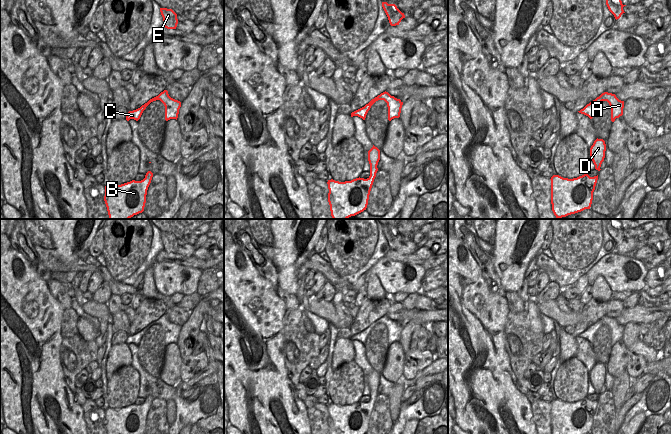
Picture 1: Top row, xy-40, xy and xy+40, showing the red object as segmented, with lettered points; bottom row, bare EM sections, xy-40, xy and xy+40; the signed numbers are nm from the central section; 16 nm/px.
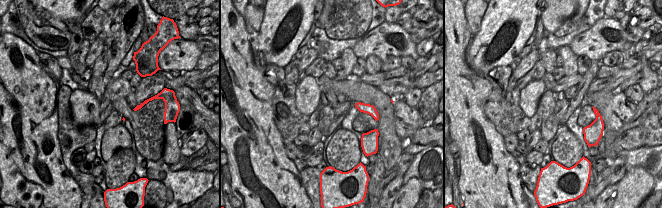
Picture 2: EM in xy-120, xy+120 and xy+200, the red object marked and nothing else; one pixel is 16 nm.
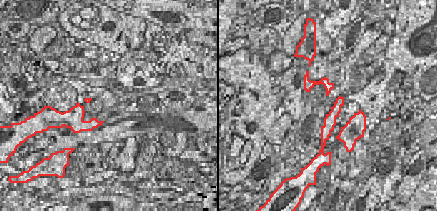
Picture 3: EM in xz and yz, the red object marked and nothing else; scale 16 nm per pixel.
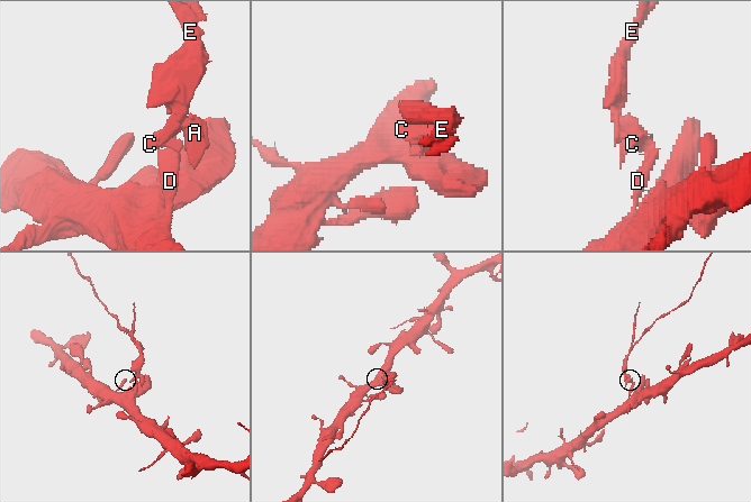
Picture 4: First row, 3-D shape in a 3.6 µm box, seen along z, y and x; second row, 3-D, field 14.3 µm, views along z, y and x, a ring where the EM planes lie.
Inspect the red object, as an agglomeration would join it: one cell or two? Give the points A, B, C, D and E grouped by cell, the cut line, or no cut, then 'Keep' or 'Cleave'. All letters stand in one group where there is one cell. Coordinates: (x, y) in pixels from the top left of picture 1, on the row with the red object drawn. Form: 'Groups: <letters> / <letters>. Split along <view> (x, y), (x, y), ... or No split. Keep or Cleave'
Groups: A C D E / B. Split along xy (370, 167), (377, 169). Cleave.

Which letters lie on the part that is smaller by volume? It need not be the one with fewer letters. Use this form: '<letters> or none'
A, C, D, E

